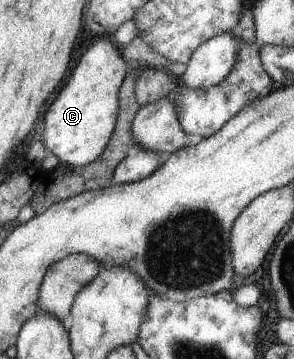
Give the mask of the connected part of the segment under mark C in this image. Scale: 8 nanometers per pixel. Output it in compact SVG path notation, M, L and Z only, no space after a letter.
M97 38L75 65L69 83L65 83L57 99L49 105L49 111L45 111L43 143L60 163L84 166L107 149L119 111L119 85L123 85L127 75L127 63L121 54L109 38Z

